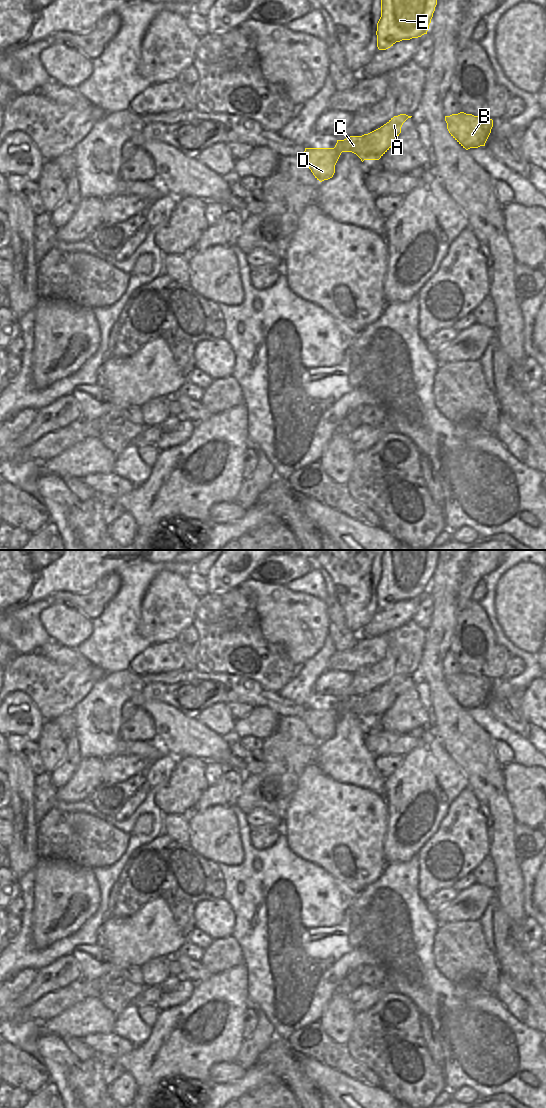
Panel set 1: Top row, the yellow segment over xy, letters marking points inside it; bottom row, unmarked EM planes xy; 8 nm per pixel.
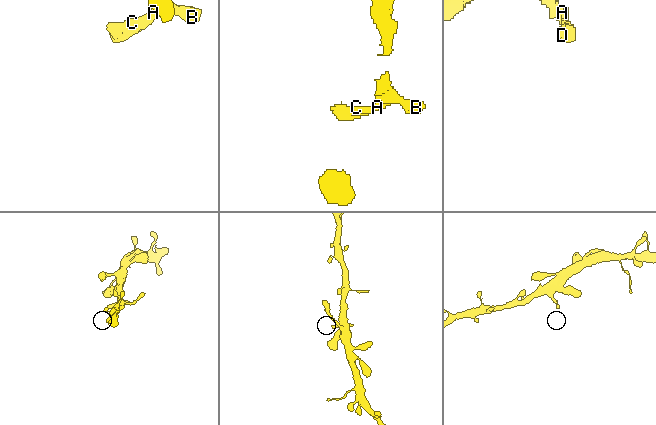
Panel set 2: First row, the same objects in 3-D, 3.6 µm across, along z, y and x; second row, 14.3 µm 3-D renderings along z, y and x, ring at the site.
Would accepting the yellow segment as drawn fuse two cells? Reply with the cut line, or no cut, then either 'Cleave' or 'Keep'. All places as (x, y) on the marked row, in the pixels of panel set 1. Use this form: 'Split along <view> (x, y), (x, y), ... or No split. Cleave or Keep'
No split. Keep.

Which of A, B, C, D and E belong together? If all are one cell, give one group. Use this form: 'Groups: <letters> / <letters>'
Groups: A B C D E.

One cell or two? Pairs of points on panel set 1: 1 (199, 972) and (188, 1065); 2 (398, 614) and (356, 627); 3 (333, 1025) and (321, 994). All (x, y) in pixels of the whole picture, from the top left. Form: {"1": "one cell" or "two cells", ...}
{"1": "two cells", "2": "two cells", "3": "two cells"}

